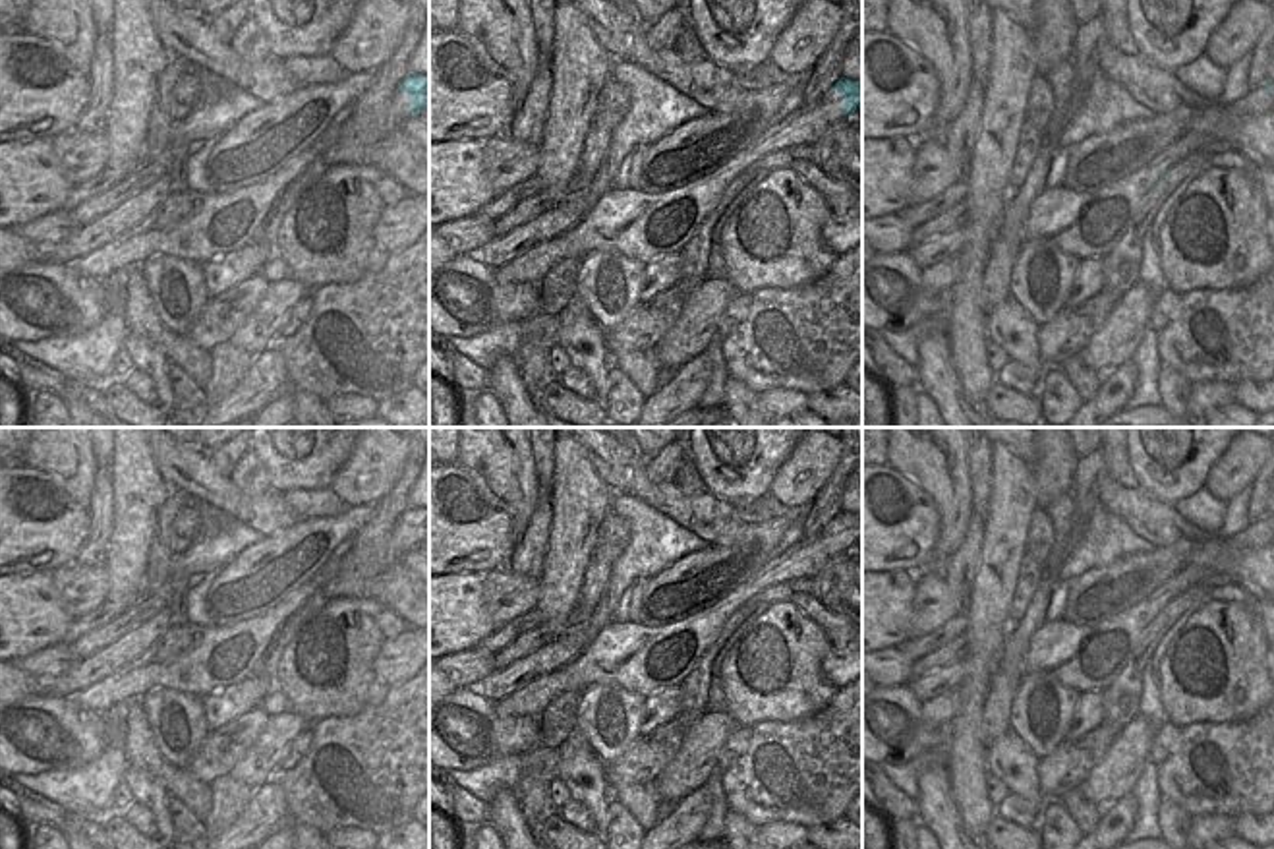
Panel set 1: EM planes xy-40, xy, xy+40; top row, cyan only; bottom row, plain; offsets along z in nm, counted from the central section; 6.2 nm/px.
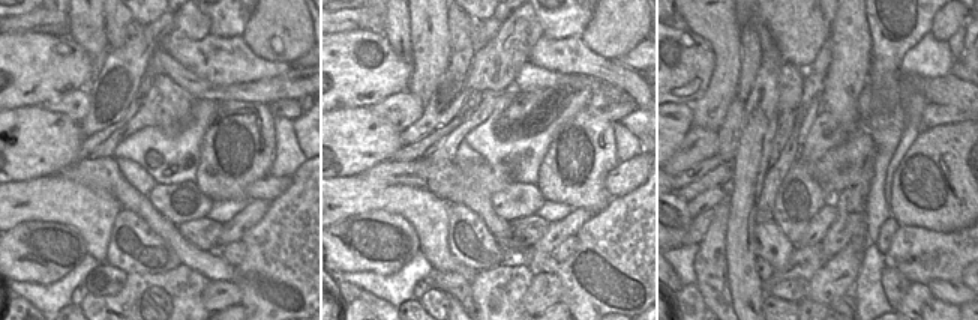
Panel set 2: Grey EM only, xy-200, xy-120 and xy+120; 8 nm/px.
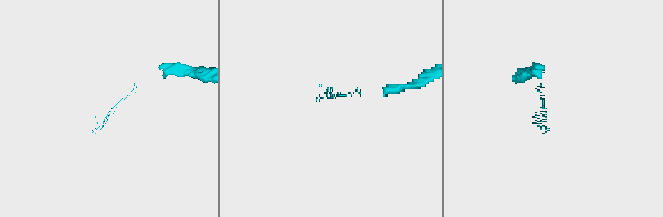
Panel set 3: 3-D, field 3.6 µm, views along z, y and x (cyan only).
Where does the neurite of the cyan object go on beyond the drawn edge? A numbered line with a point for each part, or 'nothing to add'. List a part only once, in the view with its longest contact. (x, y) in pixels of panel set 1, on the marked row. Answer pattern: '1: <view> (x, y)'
1: xy+40 (1089, 225)

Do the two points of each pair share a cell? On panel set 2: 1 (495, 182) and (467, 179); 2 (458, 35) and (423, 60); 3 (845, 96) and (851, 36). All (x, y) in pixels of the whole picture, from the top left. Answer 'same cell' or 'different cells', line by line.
1: same cell
2: different cells
3: same cell

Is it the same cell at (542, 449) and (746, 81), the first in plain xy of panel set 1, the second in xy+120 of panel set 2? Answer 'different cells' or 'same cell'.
same cell

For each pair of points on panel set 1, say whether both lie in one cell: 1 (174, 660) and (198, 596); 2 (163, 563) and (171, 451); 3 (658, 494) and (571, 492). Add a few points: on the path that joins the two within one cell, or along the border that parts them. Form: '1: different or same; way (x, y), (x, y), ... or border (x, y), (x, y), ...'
1: different; border (190, 623), (213, 627)
2: different; border (167, 482), (190, 497)
3: different; border (588, 455), (598, 478), (613, 494)

